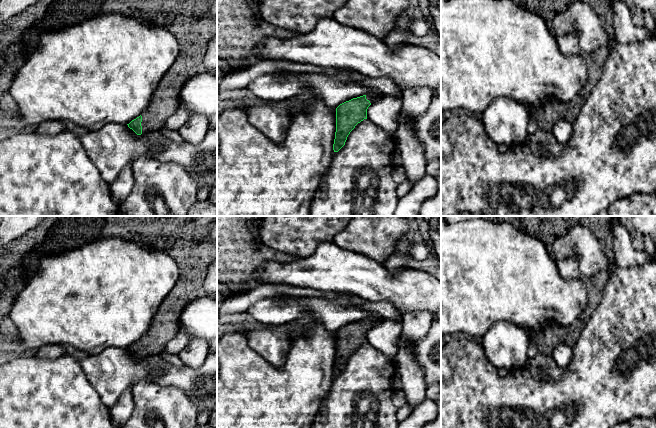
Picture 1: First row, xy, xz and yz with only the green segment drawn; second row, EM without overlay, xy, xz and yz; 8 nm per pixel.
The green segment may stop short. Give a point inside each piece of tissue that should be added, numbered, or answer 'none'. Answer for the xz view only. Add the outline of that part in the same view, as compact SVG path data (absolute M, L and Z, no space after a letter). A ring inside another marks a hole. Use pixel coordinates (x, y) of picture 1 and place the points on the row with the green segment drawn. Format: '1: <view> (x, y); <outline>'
1: xz (372, 98); M371 93L366 94L366 99L369 100L371 104L374 104L380 100L378 96Z

